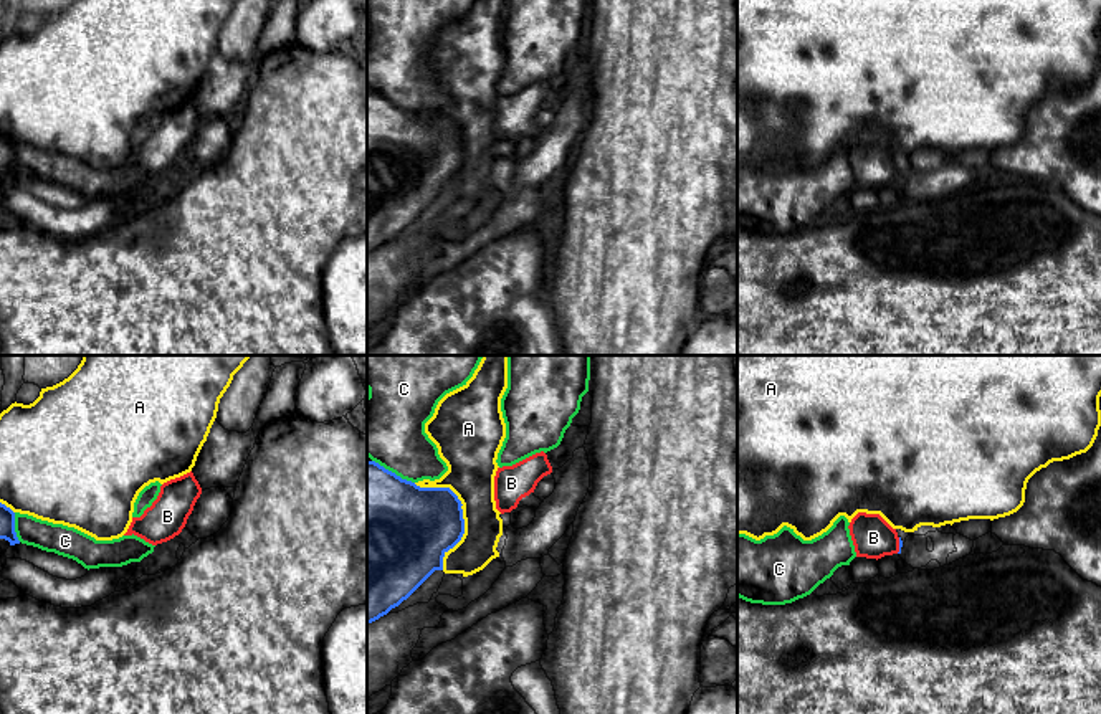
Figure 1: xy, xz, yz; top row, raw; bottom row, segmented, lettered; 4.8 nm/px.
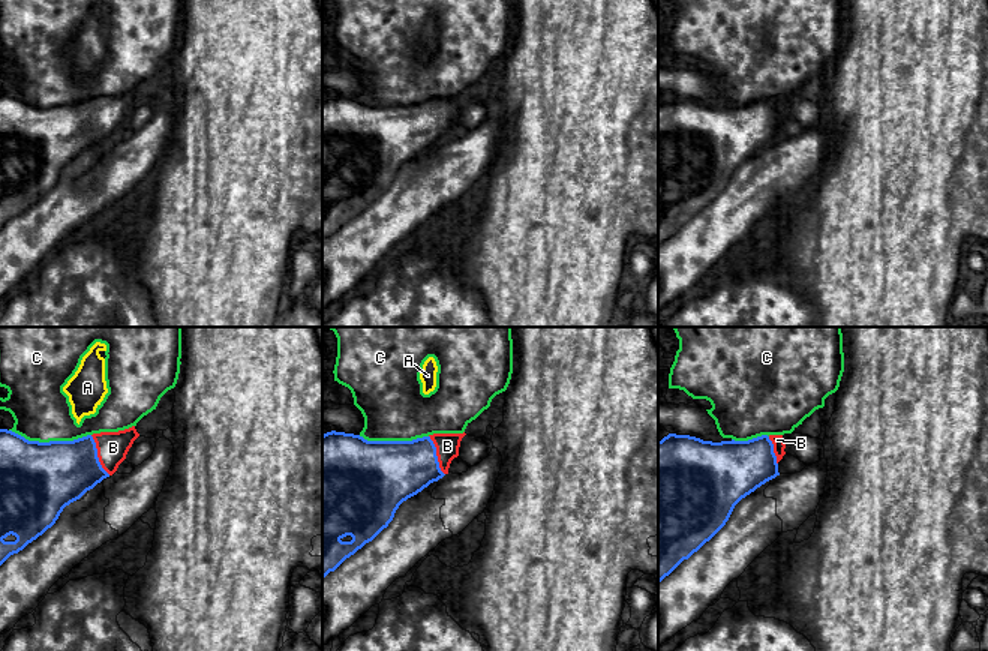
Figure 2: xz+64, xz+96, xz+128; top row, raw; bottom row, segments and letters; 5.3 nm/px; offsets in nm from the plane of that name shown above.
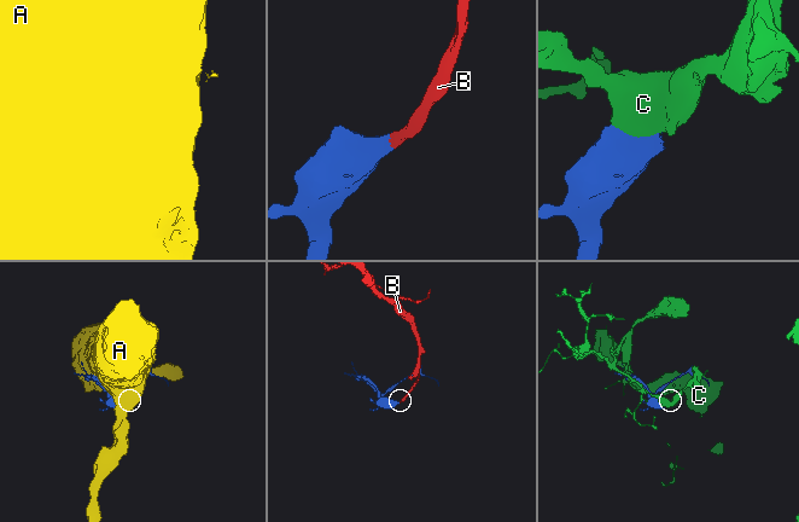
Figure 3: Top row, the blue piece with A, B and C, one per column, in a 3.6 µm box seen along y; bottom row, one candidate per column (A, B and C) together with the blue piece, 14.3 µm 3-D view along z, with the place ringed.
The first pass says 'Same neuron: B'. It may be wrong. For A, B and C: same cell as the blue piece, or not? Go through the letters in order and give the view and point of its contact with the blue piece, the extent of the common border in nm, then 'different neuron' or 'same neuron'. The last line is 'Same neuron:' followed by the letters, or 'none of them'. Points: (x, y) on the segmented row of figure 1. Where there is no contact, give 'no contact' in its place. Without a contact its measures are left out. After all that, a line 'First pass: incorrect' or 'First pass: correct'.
A: meets blue in xz at (462, 511); contact 440 nm long; different neuron
B: meets blue in yz at (900, 546); contact 80 nm long; same neuron
C: meets blue in xz at (394, 473); contact 240 nm long; different neuron
Same neuron: B
First pass: correct

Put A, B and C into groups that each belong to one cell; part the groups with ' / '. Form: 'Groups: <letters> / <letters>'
Groups: A / B / C

